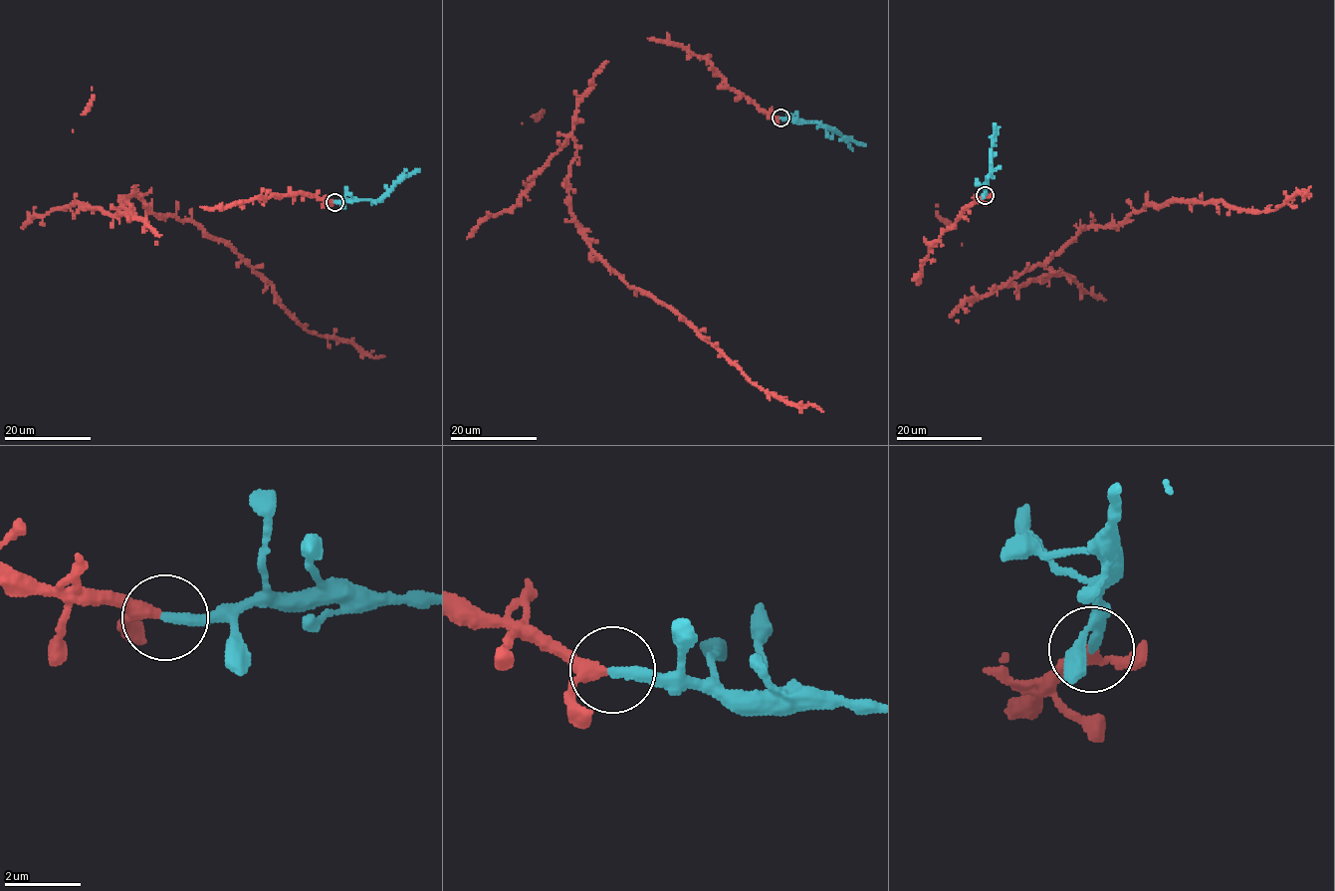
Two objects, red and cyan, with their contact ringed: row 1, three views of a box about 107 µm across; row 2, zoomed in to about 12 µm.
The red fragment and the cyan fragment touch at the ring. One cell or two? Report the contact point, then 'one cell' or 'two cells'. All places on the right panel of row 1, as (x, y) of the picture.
at (985, 195); one cell

